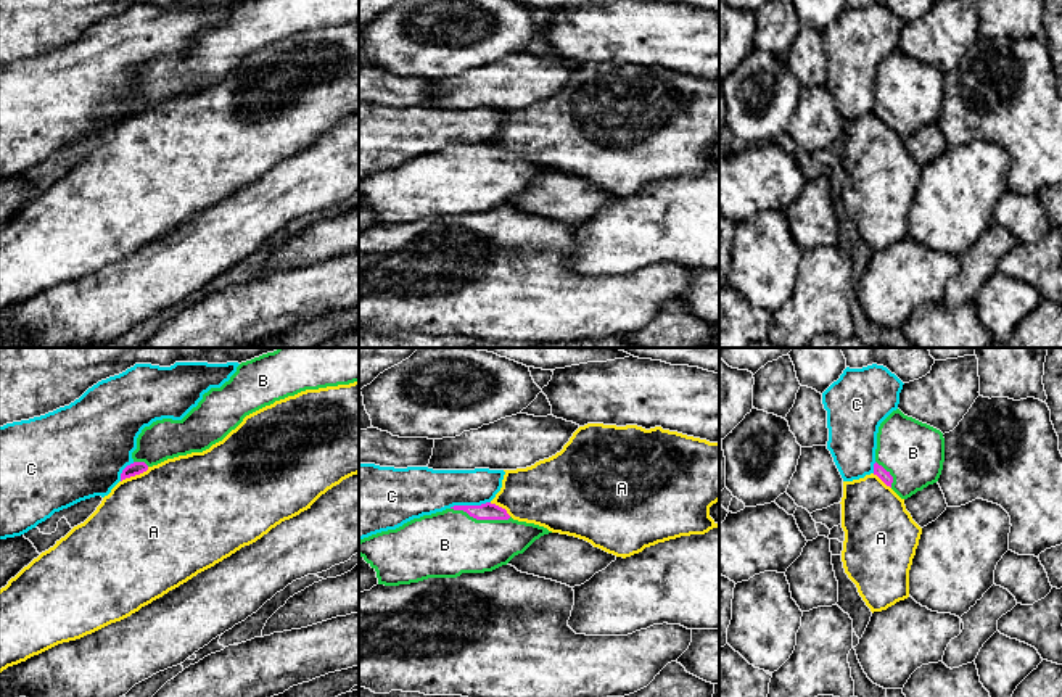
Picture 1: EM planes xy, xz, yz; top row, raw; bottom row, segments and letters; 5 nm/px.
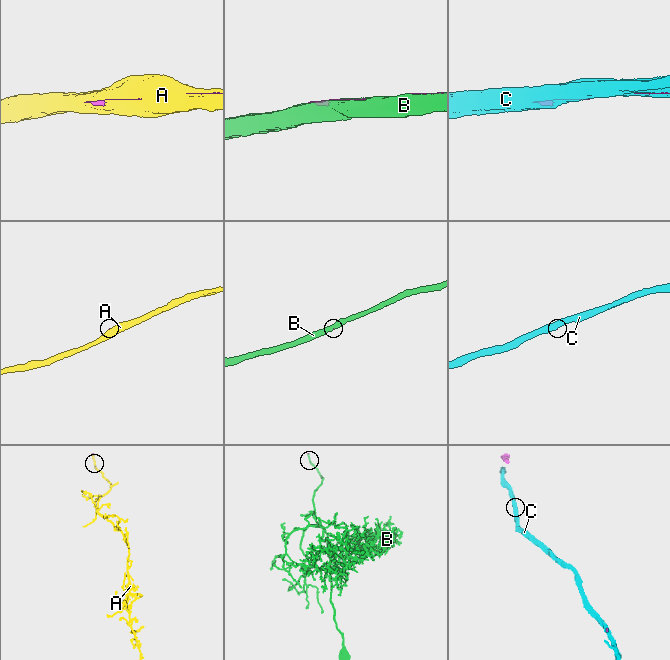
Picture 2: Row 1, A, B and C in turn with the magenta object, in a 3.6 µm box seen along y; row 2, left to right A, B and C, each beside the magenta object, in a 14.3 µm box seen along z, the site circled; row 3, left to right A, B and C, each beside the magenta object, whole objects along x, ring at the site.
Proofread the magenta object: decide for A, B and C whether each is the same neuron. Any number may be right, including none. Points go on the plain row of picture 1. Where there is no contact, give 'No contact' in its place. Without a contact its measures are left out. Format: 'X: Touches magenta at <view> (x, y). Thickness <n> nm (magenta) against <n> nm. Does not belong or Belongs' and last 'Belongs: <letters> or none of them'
A: Touches magenta at xy (134, 115). Thickness 70 nm (magenta) against 500 nm. Does not belong
B: Touches magenta at xz (481, 158). Thickness 90 nm (magenta) against 340 nm. Belongs
C: Touches magenta at xz (469, 145). Thickness 90 nm (magenta) against 240 nm. Does not belong
Belongs: B

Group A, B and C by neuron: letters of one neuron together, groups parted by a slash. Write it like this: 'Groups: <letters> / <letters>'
Groups: A / B / C

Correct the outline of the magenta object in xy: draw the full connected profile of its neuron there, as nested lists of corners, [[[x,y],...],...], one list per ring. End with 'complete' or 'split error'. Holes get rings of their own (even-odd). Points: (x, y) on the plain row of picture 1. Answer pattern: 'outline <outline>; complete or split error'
outline [[[246,0],[220,27],[211,27],[182,60],[163,58],[145,66],[137,77],[134,101],[121,113],[121,121],[146,111],[167,98],[203,92],[222,80],[246,55],[306,29],[359,21],[359,0]]]; split error

